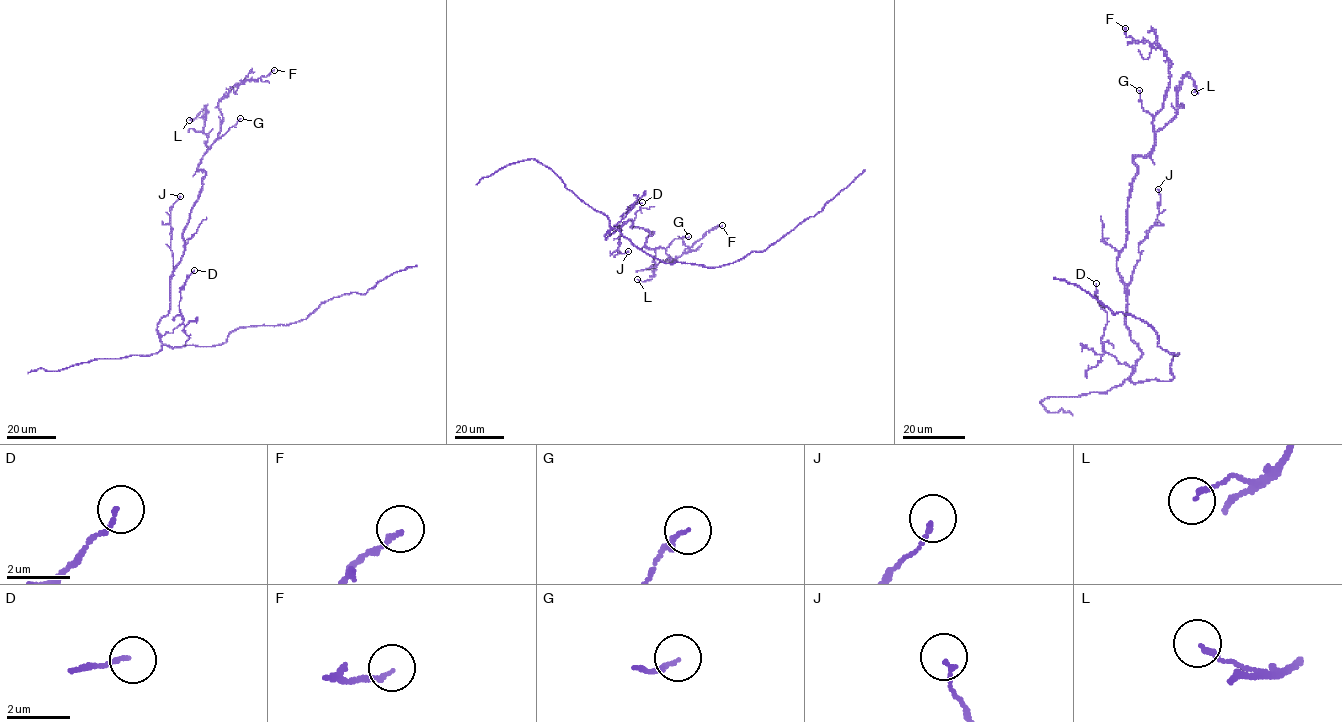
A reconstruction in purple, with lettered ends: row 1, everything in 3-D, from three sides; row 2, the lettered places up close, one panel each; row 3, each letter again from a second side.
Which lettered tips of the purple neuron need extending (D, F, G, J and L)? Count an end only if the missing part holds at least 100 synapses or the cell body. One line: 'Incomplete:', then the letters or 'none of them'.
Incomplete: none of them

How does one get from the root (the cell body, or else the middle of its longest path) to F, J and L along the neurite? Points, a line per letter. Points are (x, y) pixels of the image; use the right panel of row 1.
F: (1142, 351), (1125, 323), (1117, 260), (1132, 159), (1154, 146), (1152, 121), (1170, 75), (1165, 53), (1125, 28)
J: (1142, 351), (1131, 339), (1125, 323), (1127, 285), (1140, 259), (1139, 244), (1158, 213), (1161, 195), (1158, 189)
L: (1142, 351), (1125, 323), (1117, 268), (1132, 159), (1150, 154), (1176, 115), (1185, 76), (1194, 92)

